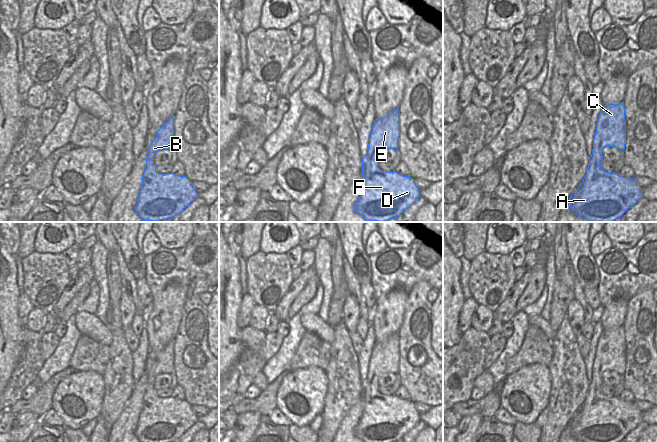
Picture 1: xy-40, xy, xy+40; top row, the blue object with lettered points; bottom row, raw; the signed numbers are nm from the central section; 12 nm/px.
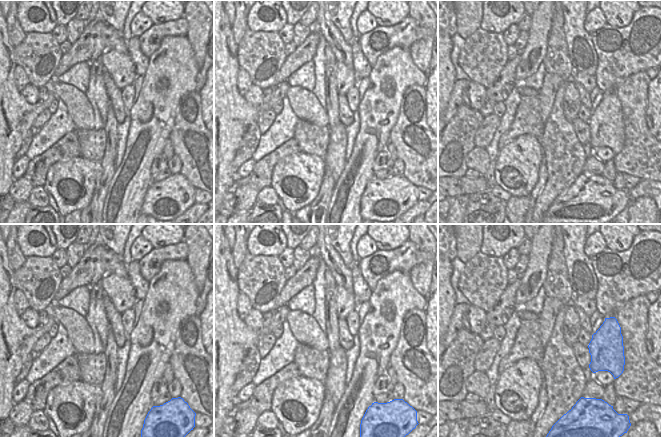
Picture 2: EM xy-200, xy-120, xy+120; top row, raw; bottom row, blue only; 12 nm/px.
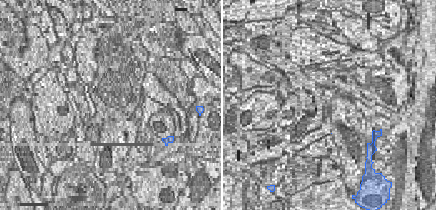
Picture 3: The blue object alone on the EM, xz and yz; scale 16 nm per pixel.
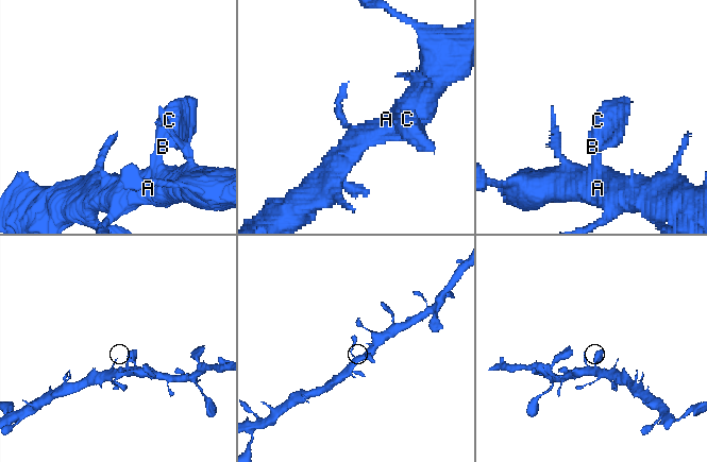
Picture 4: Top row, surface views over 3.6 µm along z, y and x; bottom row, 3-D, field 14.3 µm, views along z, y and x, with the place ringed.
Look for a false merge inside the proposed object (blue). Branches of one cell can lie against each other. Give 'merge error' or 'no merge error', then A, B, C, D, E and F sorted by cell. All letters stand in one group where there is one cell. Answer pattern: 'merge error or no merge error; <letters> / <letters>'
no merge error; A B C D E F

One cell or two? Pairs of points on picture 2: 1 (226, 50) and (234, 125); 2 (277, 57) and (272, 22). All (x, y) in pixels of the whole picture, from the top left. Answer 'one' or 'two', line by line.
1: one
2: two

